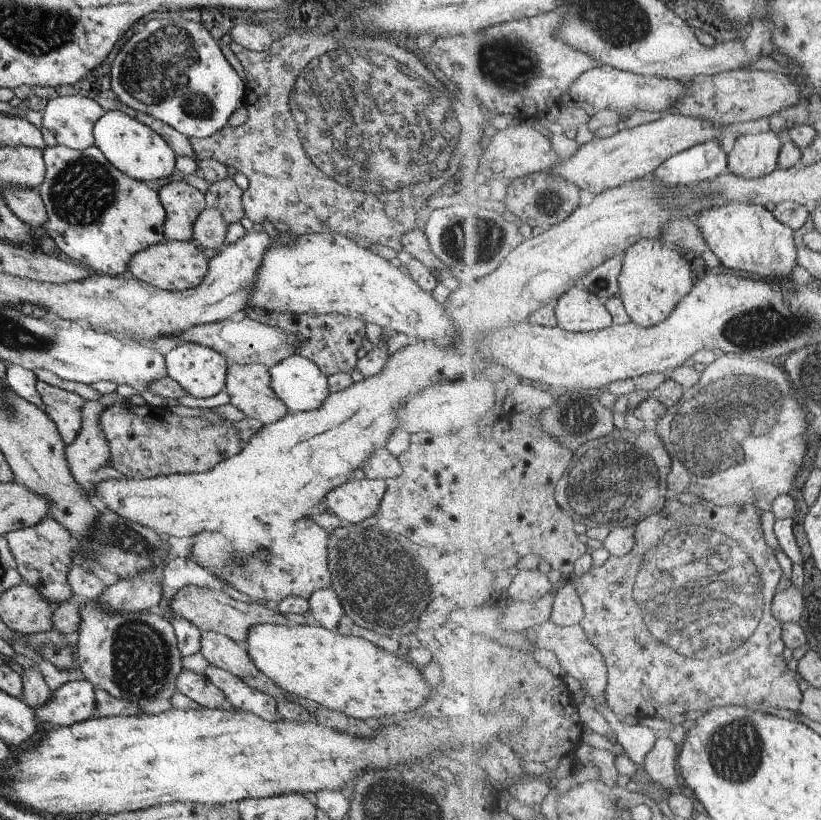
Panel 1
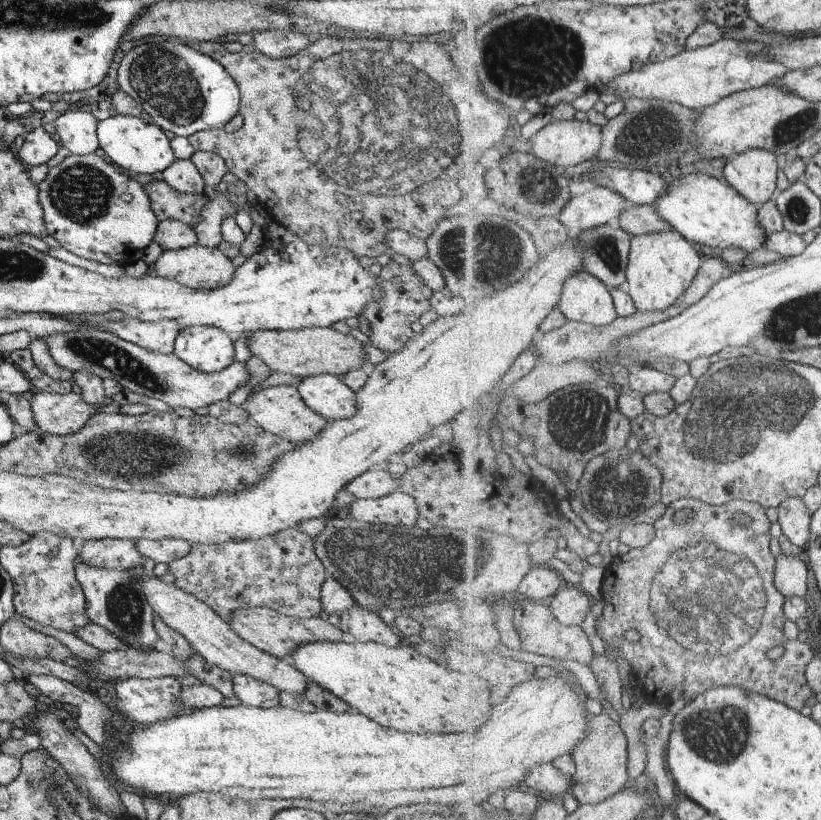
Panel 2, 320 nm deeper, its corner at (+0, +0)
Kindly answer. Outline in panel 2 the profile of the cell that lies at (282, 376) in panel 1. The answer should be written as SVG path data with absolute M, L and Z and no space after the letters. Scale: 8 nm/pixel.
M311 374L311 376L302 377L303 381L295 387L299 398L303 400L303 404L313 410L315 414L319 414L325 420L342 420L349 418L355 414L355 393L345 384L329 374Z

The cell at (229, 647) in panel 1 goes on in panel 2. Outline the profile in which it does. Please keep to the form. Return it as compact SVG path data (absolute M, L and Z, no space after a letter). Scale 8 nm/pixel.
M231 673L231 688L233 696L244 706L258 708L278 706L278 691L273 686L245 674Z

